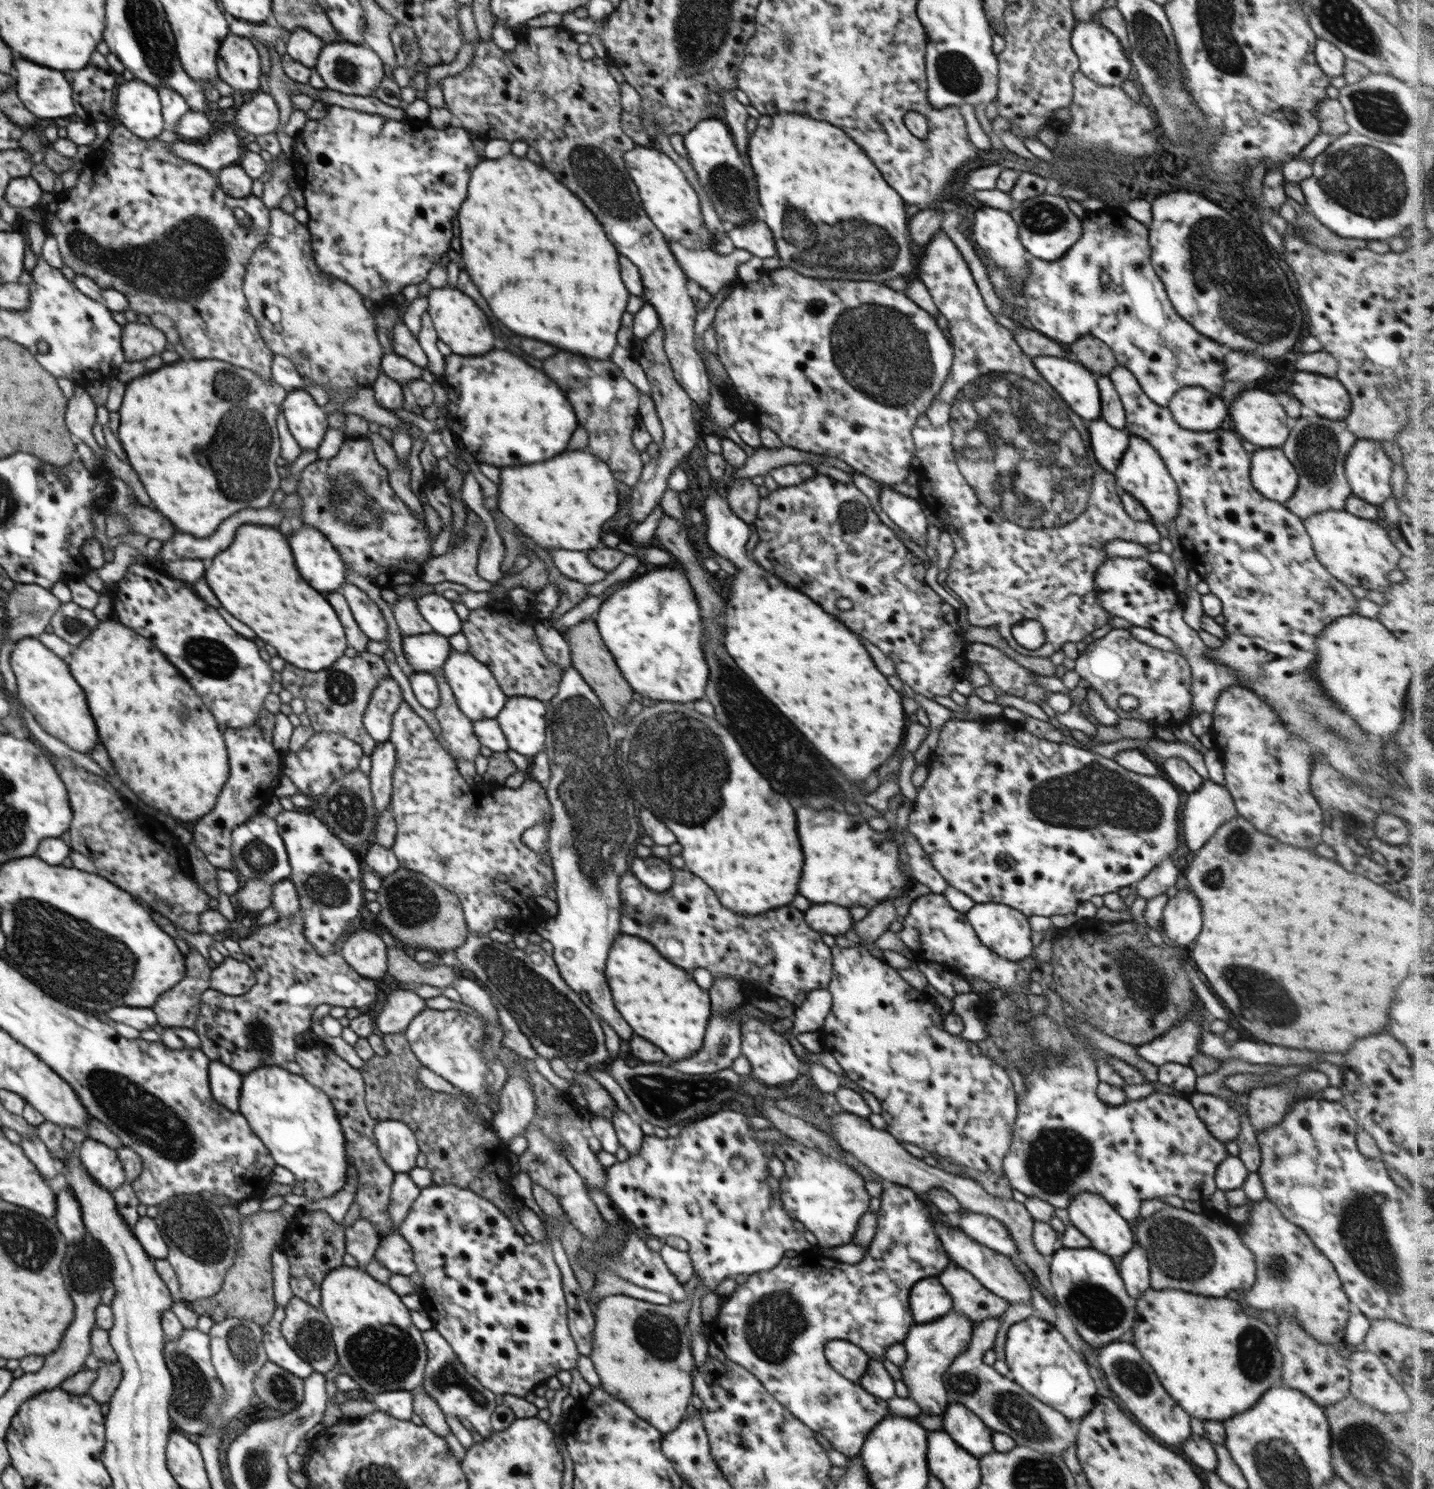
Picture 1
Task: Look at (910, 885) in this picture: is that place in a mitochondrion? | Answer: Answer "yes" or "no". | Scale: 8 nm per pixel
no

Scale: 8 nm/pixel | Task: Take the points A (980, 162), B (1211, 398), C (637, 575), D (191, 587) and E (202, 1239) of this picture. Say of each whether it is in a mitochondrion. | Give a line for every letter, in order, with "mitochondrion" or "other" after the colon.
A: other
B: other
C: other
D: other
E: mitochondrion

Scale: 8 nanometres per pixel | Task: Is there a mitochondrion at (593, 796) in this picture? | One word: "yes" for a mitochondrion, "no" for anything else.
yes

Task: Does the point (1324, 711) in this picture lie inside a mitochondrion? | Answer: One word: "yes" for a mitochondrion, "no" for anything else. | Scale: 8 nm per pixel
yes

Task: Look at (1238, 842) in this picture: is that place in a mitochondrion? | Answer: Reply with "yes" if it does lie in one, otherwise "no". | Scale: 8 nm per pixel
yes

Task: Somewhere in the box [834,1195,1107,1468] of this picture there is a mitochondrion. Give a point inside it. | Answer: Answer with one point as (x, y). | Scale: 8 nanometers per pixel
(1013, 1409)

